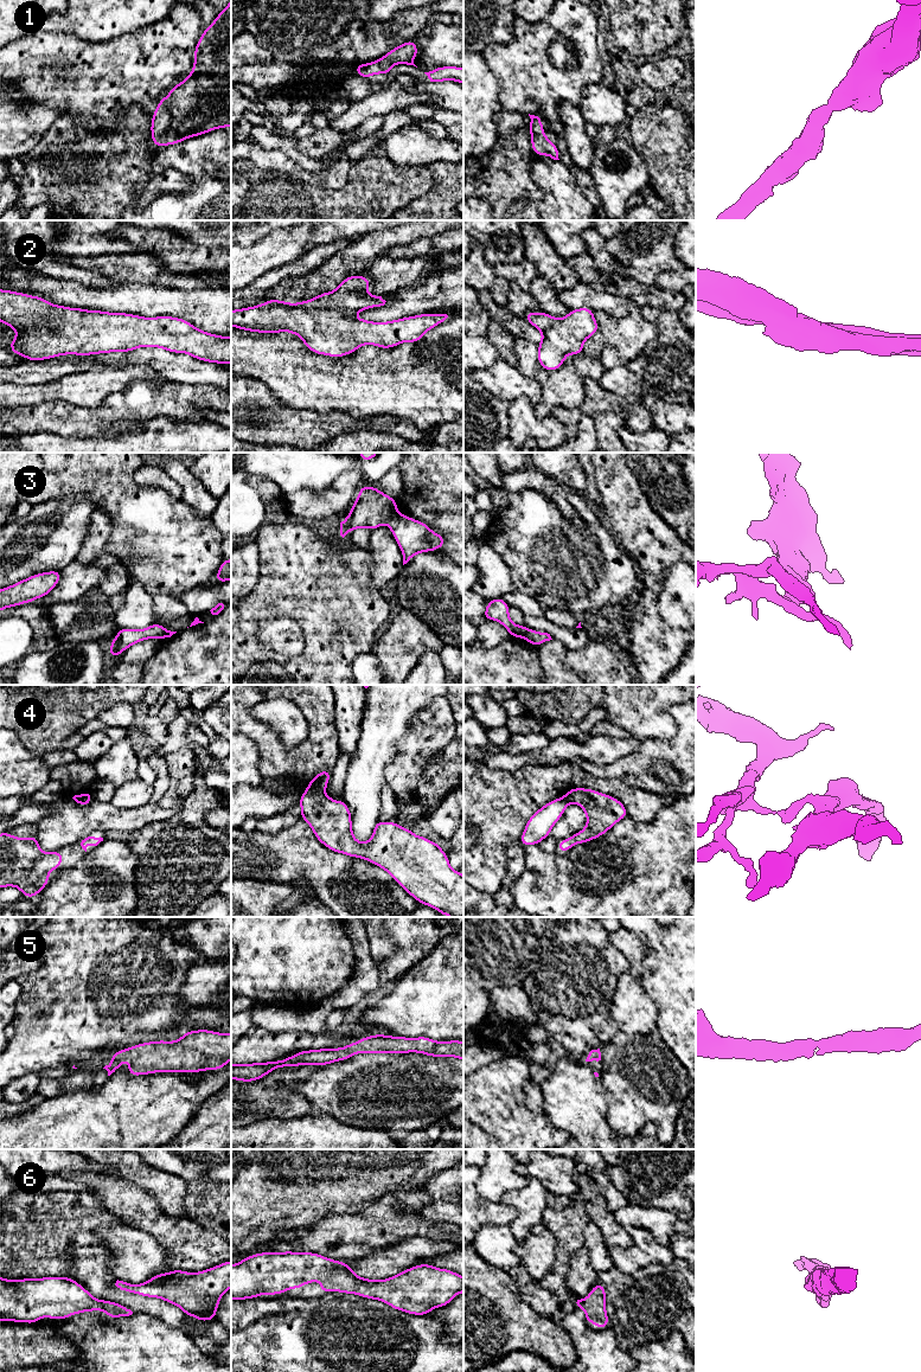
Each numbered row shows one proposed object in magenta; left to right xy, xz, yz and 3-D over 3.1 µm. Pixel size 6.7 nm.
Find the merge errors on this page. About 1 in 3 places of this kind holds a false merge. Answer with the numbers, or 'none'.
3, 4

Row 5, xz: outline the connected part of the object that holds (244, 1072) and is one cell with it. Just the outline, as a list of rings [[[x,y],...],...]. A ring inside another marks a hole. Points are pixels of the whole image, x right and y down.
[[[373,1034],[350,1043],[345,1047],[300,1051],[286,1059],[266,1063],[231,1064],[231,1079],[255,1082],[277,1068],[300,1065],[324,1066],[333,1062],[351,1058],[357,1053],[410,1053],[417,1052],[430,1057],[455,1057],[463,1060],[463,1041],[435,1041],[428,1037],[407,1038]]]

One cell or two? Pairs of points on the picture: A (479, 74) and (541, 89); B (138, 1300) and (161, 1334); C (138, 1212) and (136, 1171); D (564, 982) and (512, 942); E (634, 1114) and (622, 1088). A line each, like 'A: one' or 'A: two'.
A: two
B: two
C: two
D: two
E: one

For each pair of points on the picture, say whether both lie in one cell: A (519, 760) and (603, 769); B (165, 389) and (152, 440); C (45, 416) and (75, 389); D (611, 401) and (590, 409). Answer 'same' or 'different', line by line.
A: different
B: different
C: different
D: same

